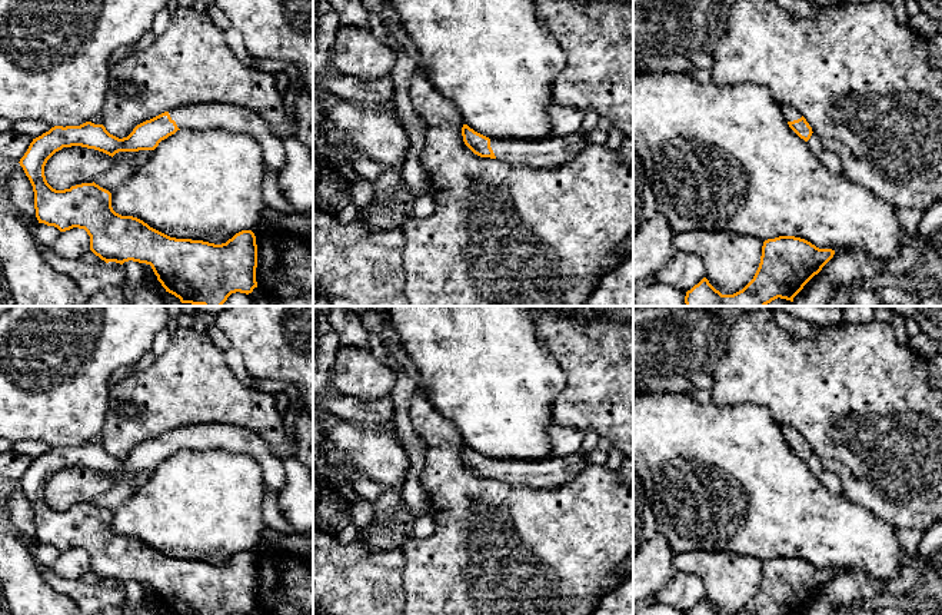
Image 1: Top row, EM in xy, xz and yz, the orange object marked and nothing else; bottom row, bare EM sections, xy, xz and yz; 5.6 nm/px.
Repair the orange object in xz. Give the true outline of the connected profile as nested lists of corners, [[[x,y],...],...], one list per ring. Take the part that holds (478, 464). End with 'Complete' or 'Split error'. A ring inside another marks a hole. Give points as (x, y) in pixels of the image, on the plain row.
[[[467,445],[462,448],[465,465],[480,478],[499,479],[510,485],[530,488],[560,488],[576,479],[587,466],[586,452],[570,456],[553,456],[540,461],[489,459]]]. Split error

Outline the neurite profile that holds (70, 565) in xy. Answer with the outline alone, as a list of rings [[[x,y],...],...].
[[[73,548],[61,552],[51,569],[66,581],[79,581],[90,571],[90,556],[84,549]]]

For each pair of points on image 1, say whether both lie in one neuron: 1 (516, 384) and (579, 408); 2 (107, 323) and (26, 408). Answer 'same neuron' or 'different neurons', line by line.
1: different neurons
2: same neuron

